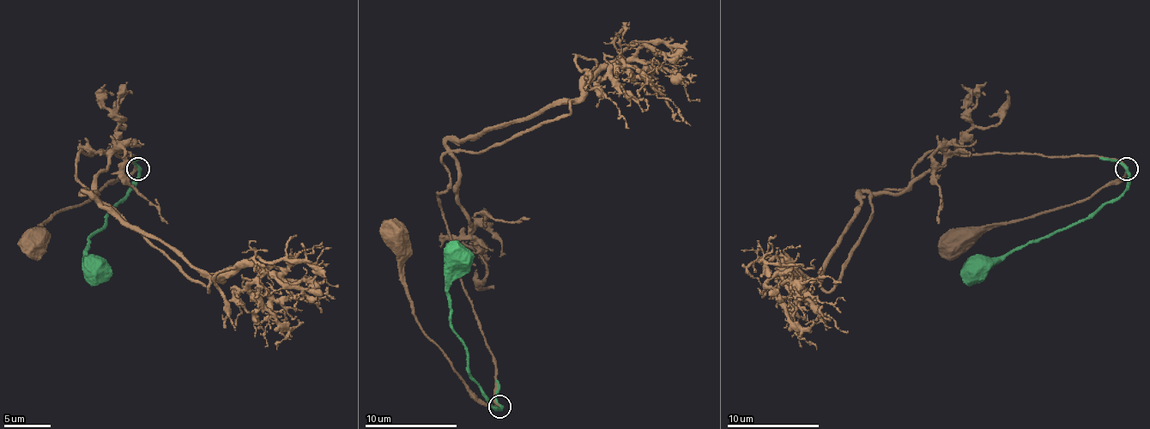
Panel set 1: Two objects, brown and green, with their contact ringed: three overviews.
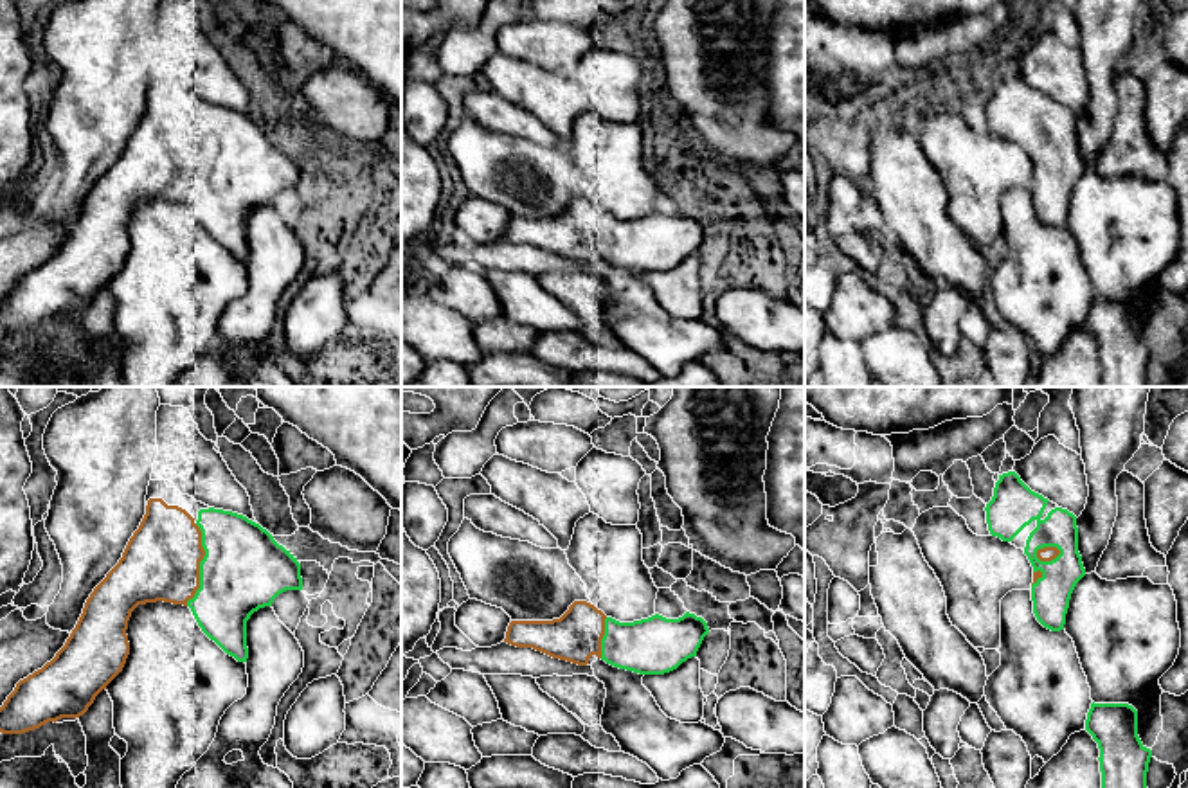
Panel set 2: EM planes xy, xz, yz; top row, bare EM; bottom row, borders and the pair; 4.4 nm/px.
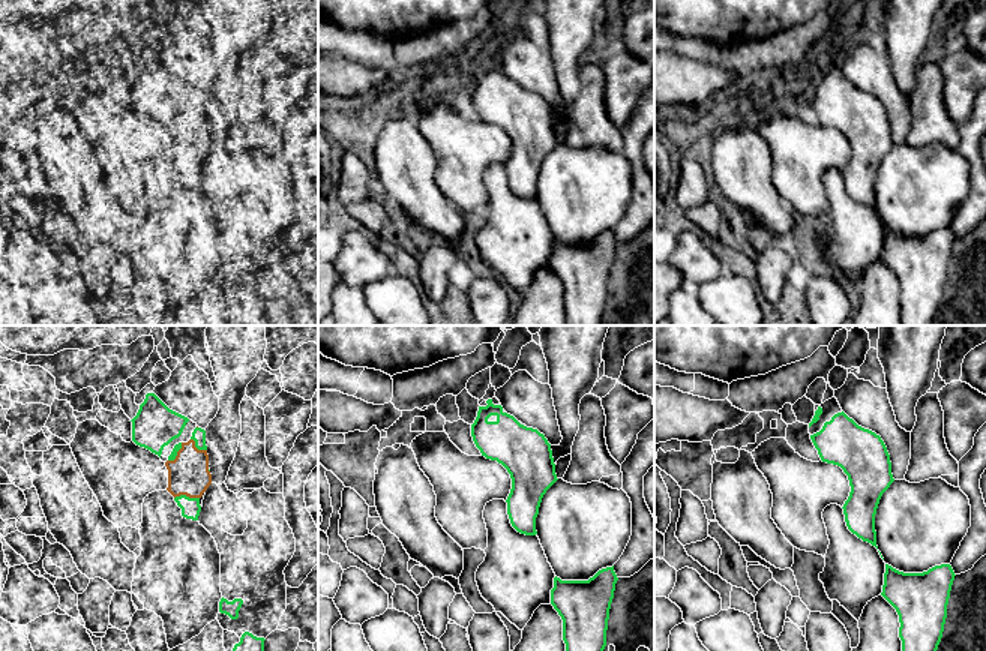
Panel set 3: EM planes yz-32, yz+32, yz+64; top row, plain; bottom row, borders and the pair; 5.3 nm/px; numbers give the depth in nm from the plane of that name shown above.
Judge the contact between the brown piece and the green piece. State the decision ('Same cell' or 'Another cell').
Another cell

